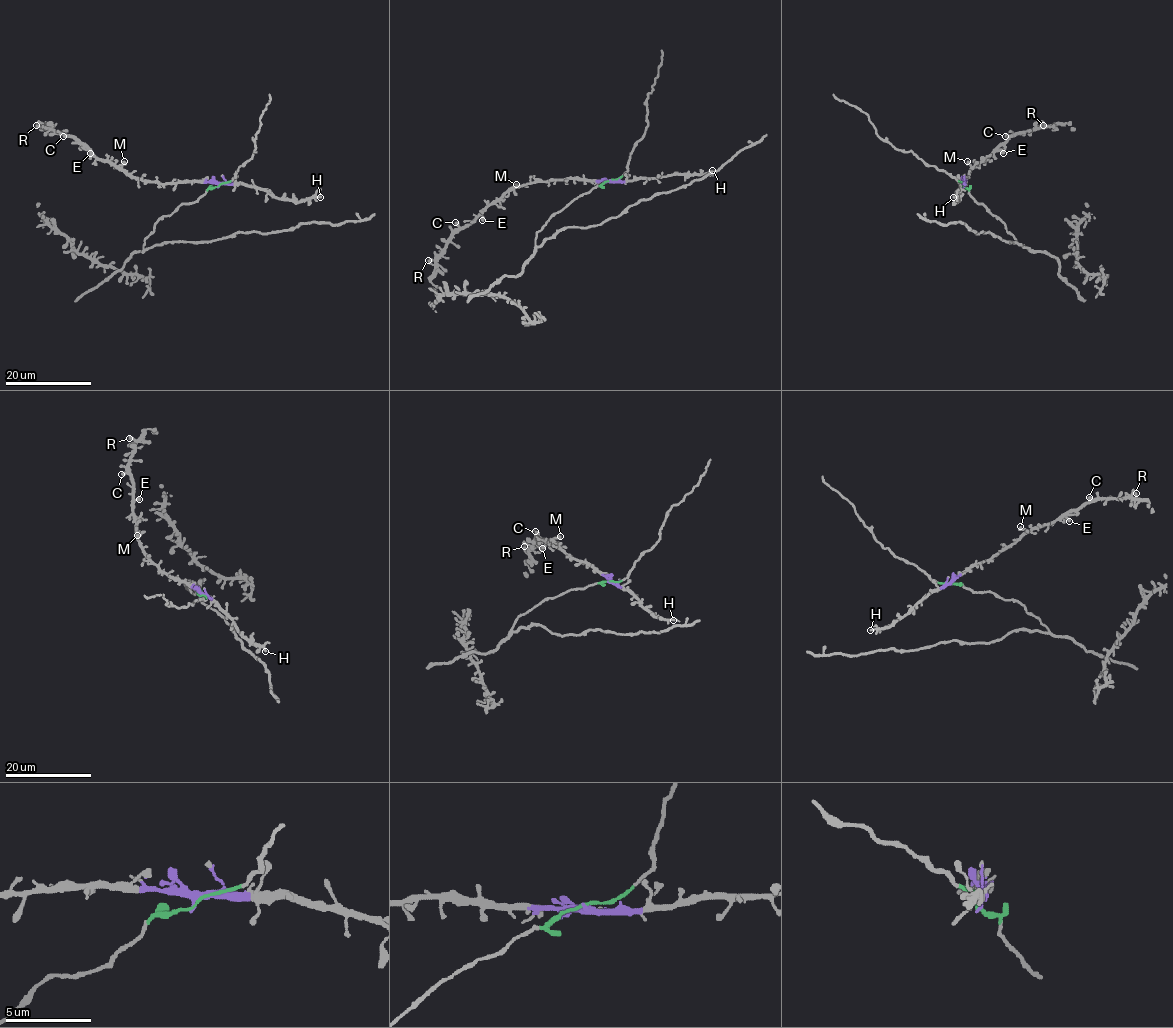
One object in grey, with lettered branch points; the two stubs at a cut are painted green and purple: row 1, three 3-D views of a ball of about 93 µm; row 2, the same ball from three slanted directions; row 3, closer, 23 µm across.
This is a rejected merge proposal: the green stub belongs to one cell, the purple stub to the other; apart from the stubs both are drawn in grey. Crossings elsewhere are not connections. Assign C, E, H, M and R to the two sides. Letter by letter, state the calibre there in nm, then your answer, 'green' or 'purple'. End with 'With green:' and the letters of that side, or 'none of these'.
C: 400 nm thick; purple
E: 400 nm thick; purple
H: 160 nm thick; purple
M: 360 nm thick; purple
R: 320 nm thick; purple
With green: none of these

